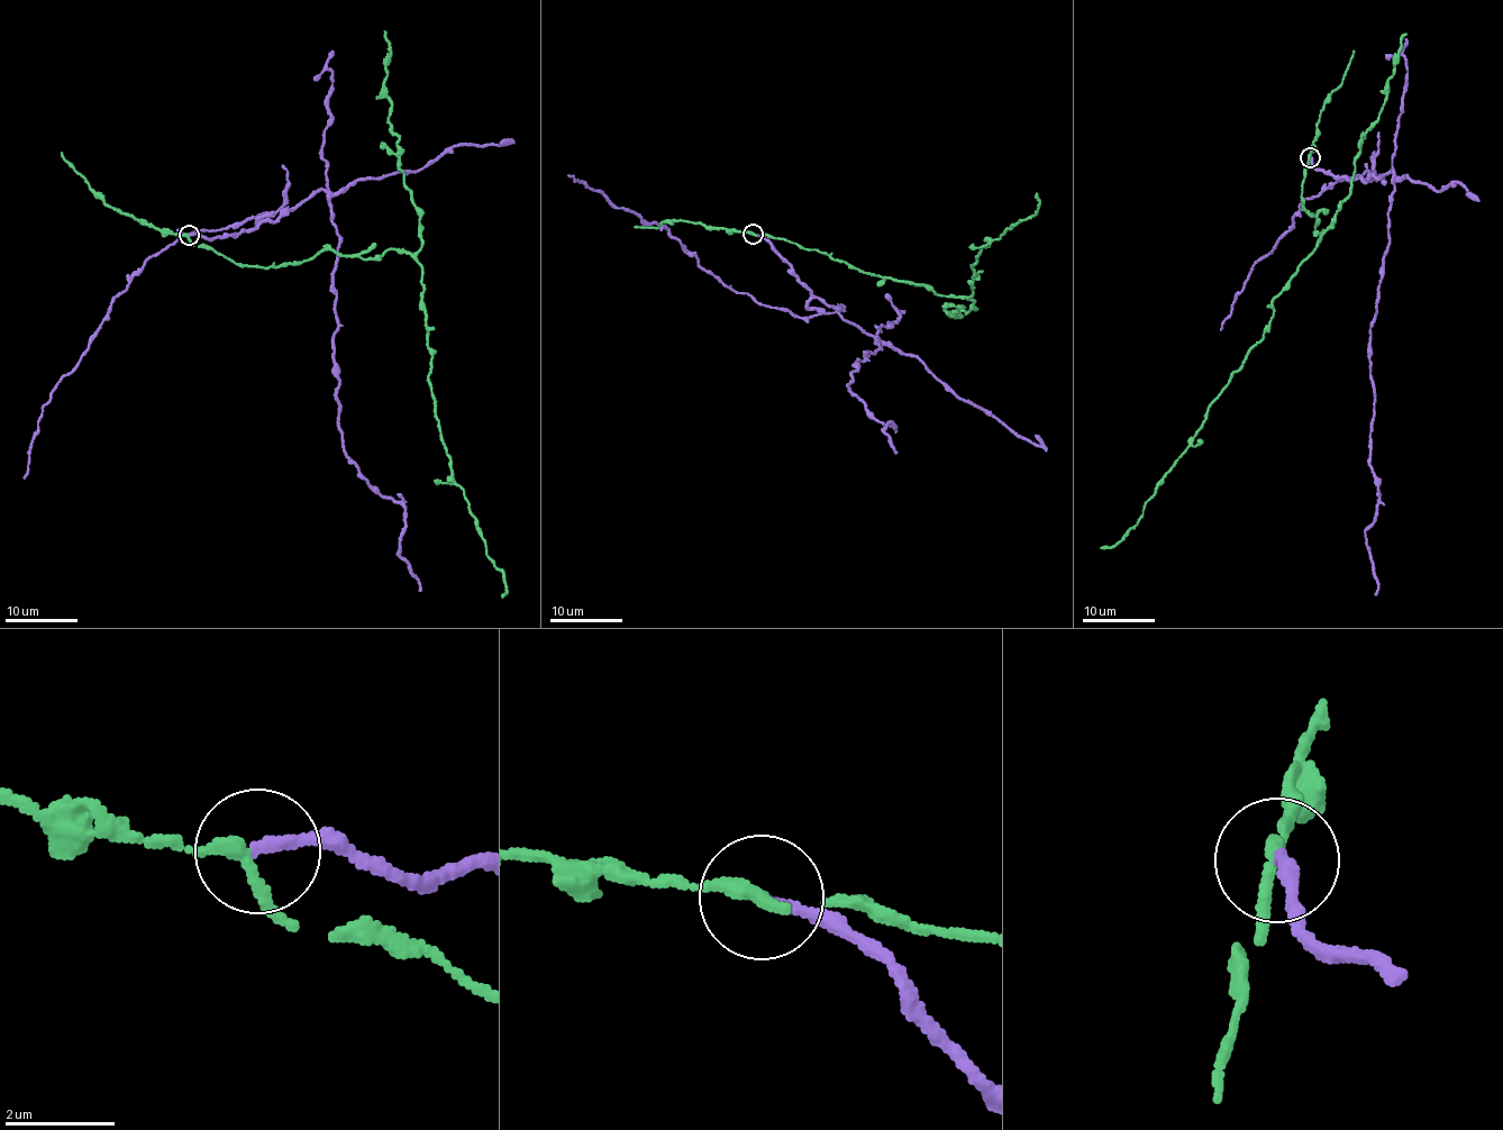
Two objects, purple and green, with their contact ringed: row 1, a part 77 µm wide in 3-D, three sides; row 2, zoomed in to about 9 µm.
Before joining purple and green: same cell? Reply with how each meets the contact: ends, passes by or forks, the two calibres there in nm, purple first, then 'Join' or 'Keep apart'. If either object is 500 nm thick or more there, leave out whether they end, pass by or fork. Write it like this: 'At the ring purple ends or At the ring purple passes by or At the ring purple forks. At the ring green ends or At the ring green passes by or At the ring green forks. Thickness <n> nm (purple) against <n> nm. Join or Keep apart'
At the ring purple ends. At the ring green passes by. Thickness 200 nm (purple) against 220 nm. Keep apart

